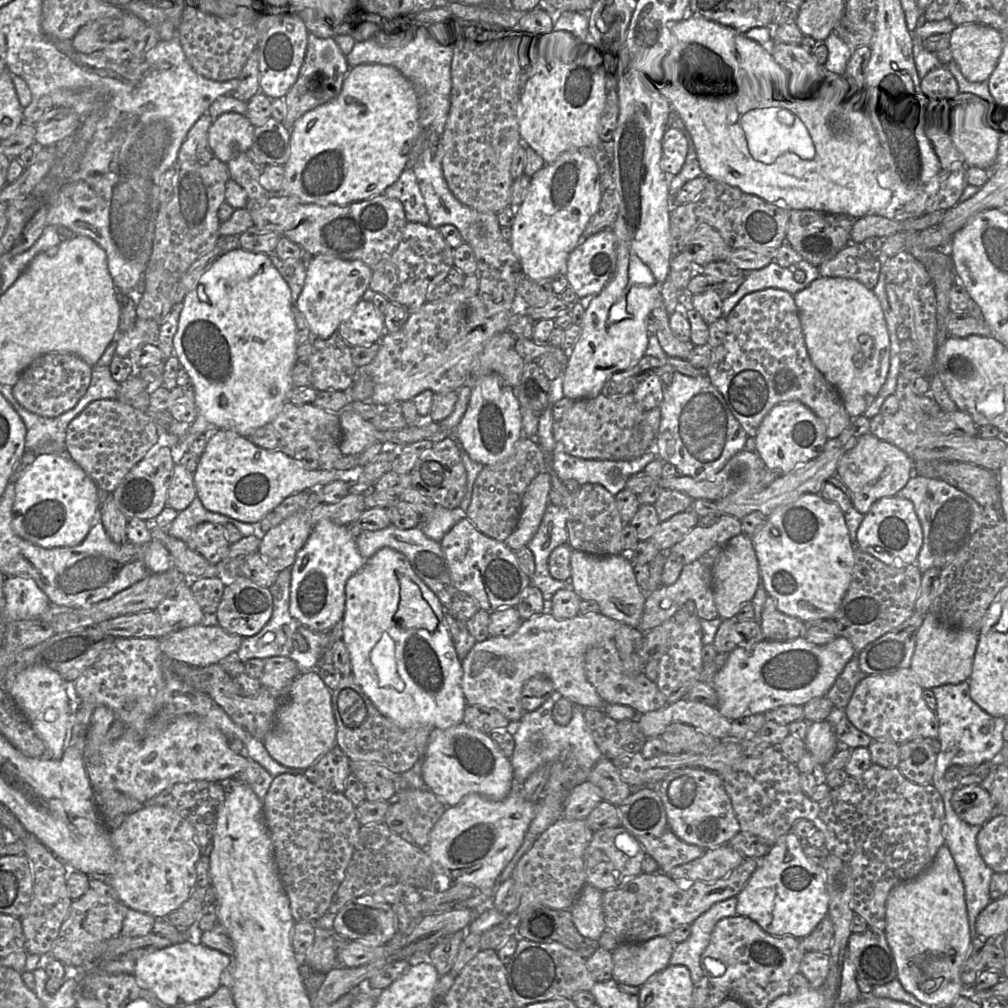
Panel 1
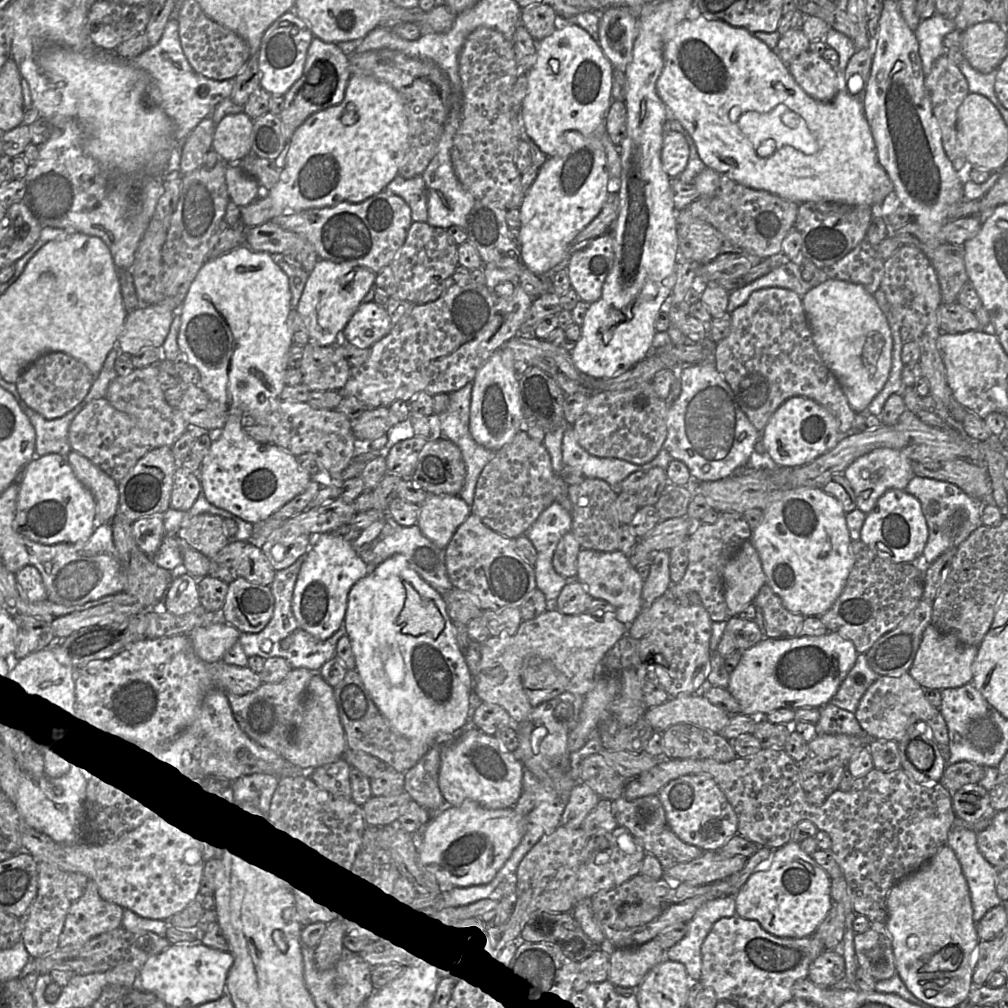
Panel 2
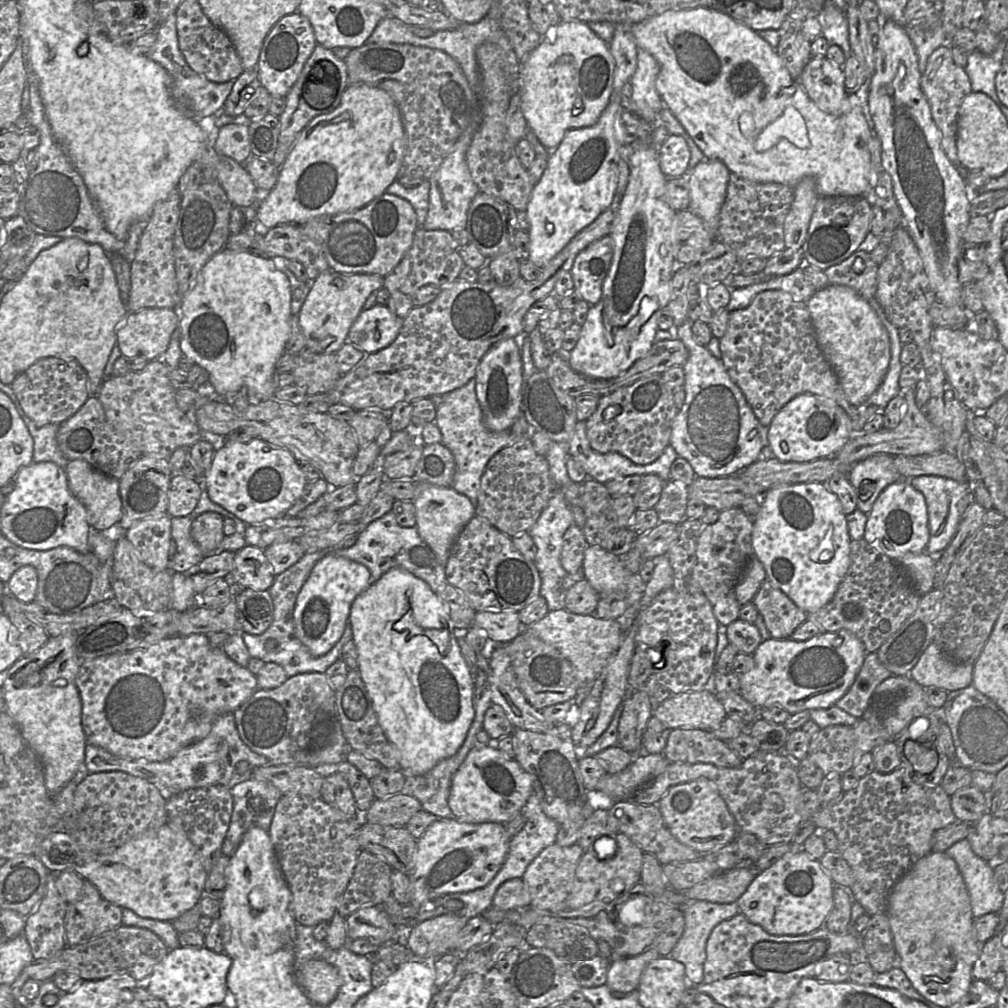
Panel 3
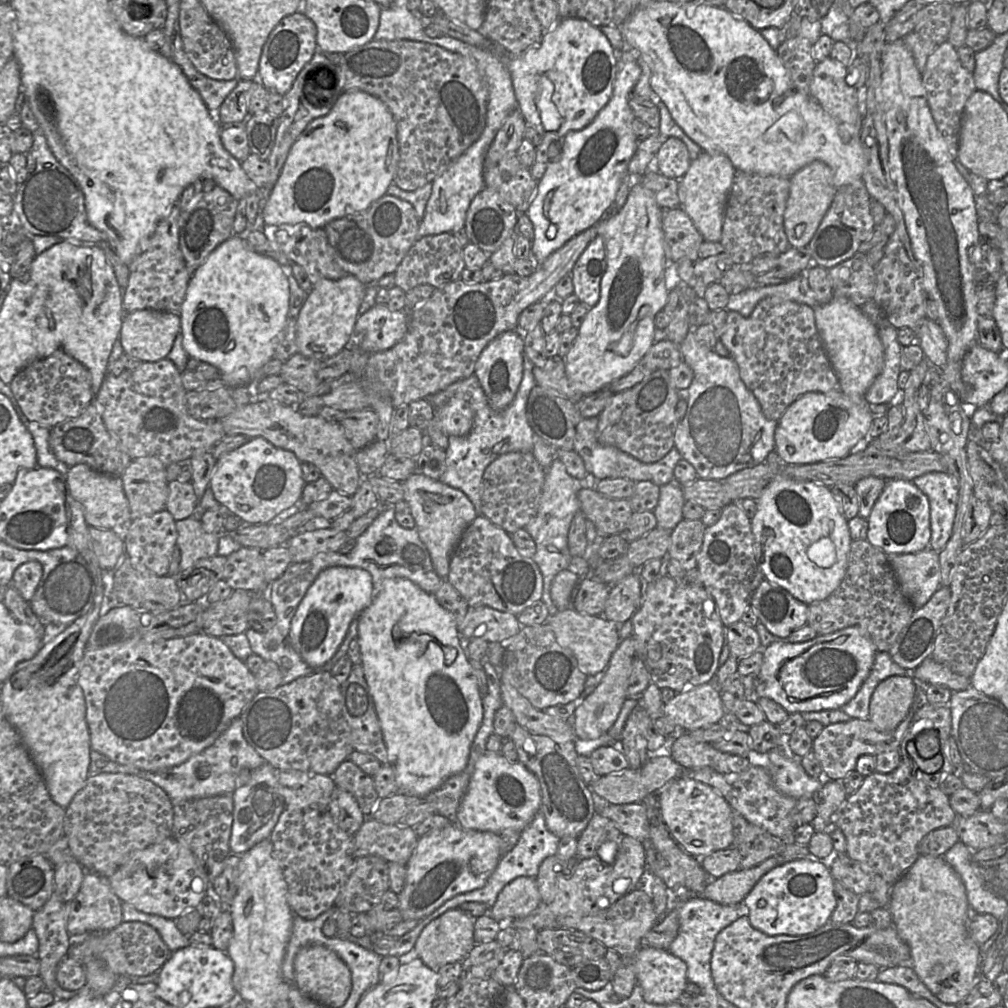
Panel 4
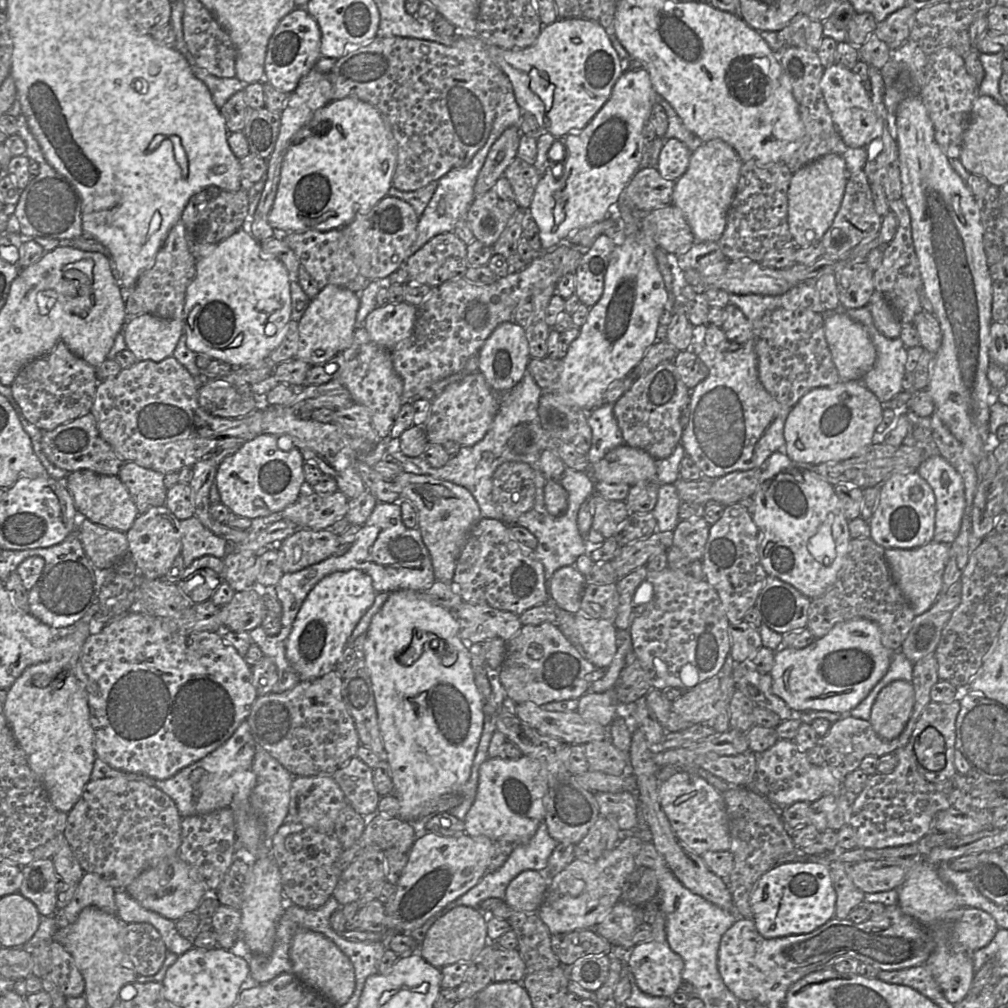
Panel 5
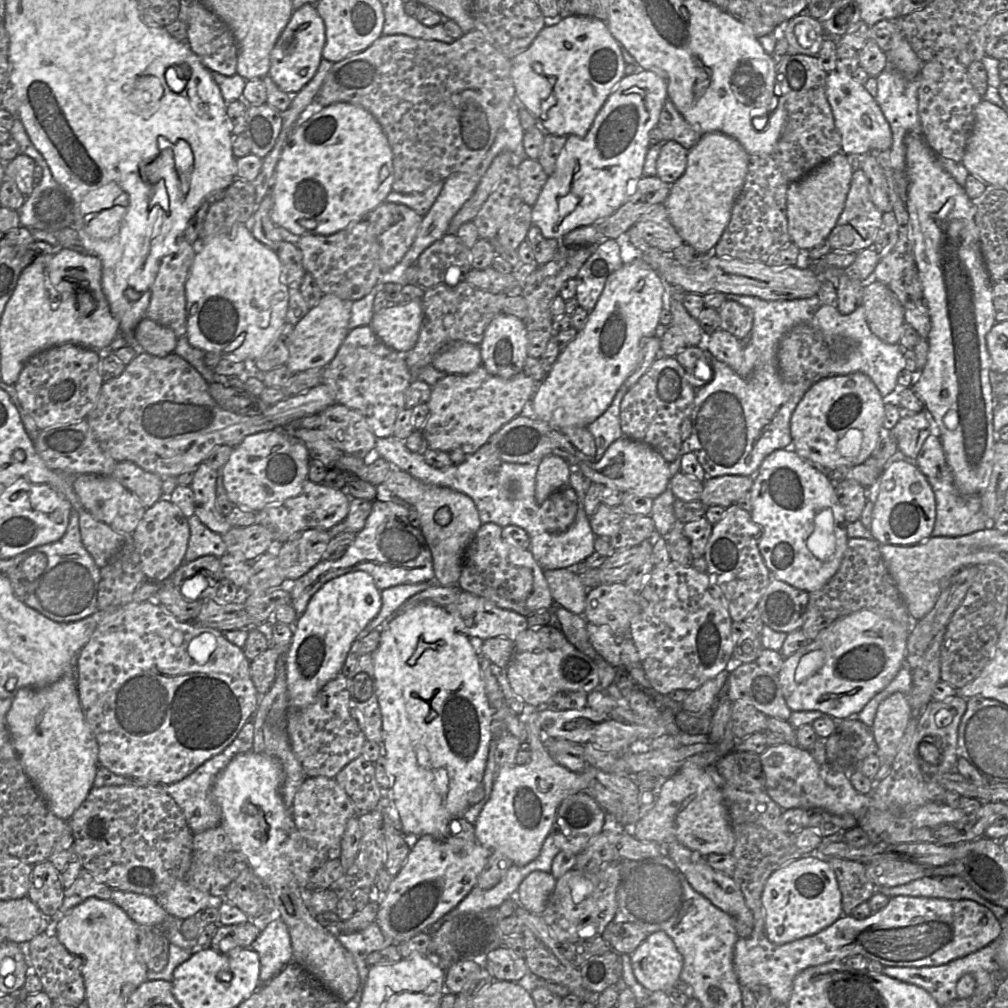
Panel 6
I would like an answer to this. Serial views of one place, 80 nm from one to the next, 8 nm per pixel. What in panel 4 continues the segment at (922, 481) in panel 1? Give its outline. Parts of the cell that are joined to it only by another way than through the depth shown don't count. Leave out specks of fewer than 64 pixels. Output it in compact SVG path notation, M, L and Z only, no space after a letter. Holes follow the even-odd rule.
M929 472L912 481L928 497L931 524L929 547L940 552L952 535L959 499L959 482L948 472Z

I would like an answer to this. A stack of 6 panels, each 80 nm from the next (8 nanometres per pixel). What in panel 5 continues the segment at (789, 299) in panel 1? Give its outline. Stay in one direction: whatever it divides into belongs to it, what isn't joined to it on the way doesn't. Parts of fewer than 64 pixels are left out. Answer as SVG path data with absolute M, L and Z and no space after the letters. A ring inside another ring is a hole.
M732 304L724 308L722 330L728 341L740 345L754 339L758 377L766 391L781 405L793 407L800 398L817 387L837 384L840 379L825 339L823 316L810 309L779 308L762 318L762 329L756 334L753 324Z

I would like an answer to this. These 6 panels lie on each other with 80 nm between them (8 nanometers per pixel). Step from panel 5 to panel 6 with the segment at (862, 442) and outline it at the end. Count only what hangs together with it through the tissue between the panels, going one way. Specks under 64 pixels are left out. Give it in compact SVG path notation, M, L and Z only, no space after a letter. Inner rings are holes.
M855 372L825 377L811 386L791 416L792 450L826 472L859 465L872 456L880 439L884 415L883 397L867 375Z

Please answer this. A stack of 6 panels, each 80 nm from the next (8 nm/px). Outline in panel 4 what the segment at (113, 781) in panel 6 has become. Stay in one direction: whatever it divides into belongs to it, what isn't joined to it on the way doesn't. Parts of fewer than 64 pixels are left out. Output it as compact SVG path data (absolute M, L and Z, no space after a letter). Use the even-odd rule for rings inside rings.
M236 718L211 746L193 755L178 766L158 771L148 771L134 766L119 764L91 749L88 774L90 776L102 773L122 773L149 780L164 790L173 805L175 805L181 801L193 798L232 794L237 788L237 777L242 769L254 770L265 762L245 740L242 722L240 718Z

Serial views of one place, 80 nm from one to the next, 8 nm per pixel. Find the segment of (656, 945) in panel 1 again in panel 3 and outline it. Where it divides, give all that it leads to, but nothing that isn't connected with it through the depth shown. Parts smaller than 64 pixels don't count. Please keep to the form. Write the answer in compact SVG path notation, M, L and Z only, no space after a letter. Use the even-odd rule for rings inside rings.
M652 947L637 956L620 957L610 961L607 982L613 992L629 994L638 989L640 977L647 965L659 958L659 953Z

